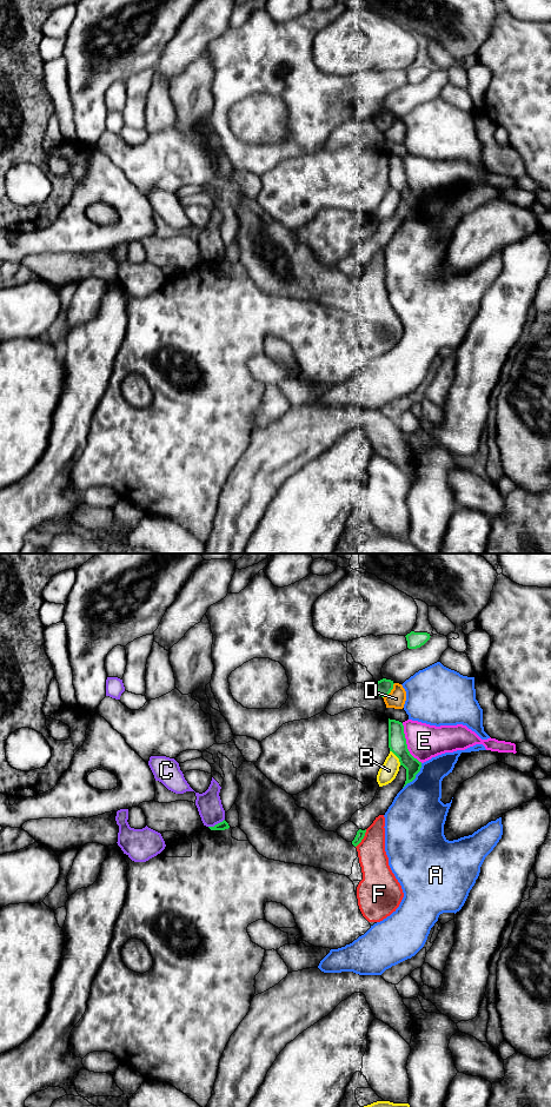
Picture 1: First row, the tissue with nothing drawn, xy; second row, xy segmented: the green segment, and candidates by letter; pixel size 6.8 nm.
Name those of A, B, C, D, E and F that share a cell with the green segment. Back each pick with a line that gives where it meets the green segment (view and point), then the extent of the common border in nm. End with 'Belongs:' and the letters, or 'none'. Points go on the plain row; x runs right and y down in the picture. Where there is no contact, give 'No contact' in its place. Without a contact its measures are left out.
Belongs: none

